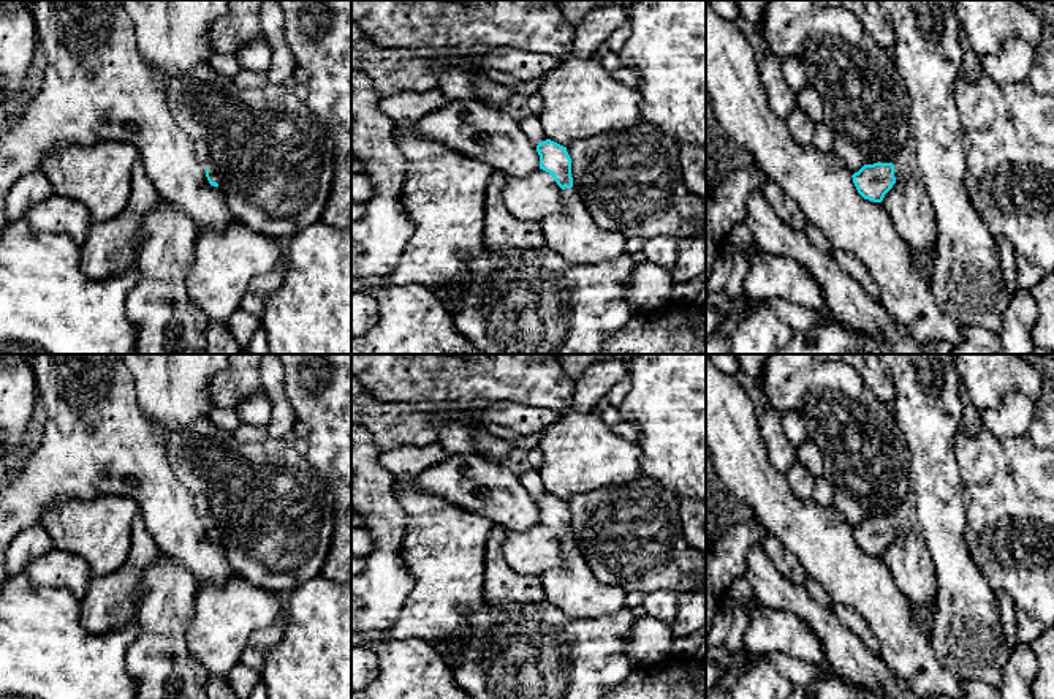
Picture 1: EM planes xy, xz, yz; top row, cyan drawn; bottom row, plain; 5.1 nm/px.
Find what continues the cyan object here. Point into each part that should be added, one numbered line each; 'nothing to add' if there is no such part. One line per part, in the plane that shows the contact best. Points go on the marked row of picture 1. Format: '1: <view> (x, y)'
1: xy (214, 174)

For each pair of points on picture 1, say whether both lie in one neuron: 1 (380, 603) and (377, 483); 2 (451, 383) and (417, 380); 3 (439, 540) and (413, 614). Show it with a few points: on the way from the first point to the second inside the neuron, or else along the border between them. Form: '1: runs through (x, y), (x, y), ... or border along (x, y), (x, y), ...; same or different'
1: runs through (383, 573), (382, 513); same
2: runs through (443, 383), (424, 380); same
3: runs through (439, 559), (439, 589), (432, 595); same

